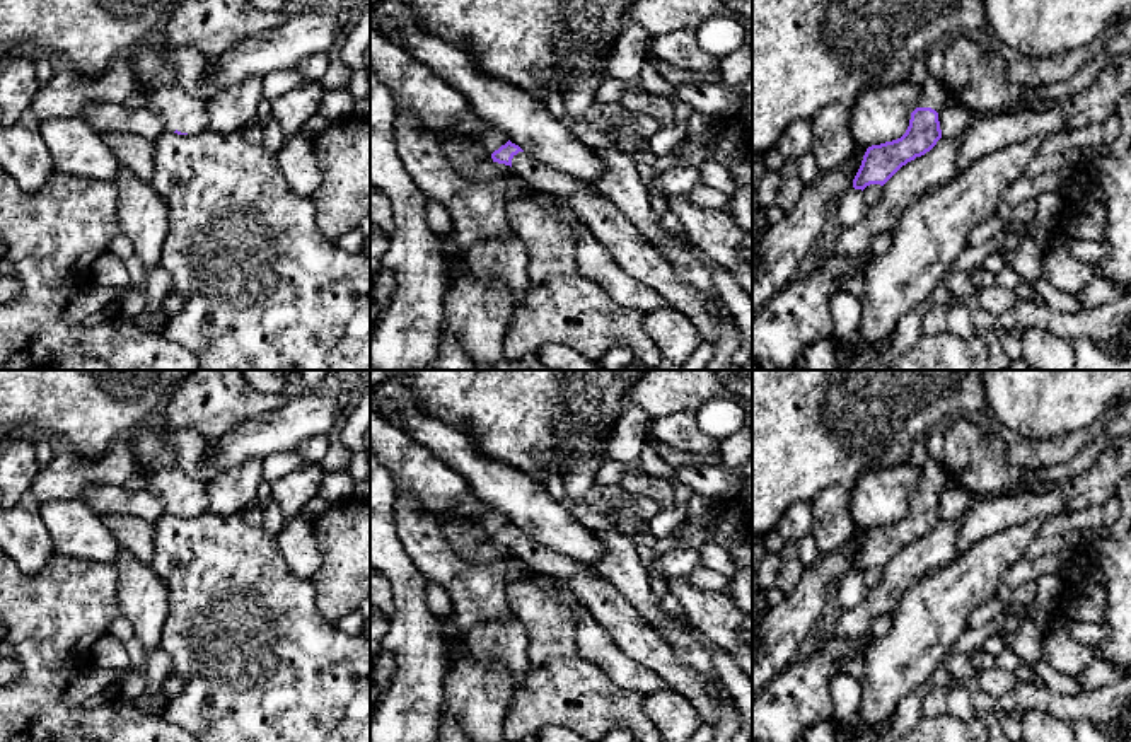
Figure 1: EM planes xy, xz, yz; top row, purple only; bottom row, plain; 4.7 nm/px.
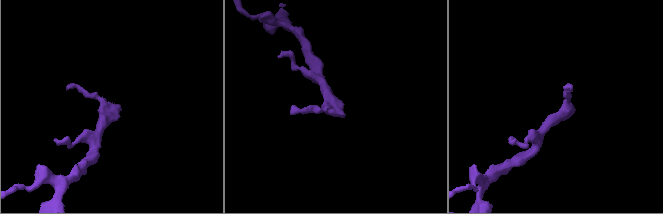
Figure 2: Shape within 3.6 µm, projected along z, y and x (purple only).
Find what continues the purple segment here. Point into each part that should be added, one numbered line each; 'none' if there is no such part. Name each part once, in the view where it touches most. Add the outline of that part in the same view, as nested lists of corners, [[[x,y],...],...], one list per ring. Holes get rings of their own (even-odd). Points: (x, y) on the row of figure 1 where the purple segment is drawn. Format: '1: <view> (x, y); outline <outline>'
1: xz (632, 251); outline [[[525,152],[513,155],[512,169],[532,191],[566,196],[571,210],[592,229],[618,266],[682,312],[698,328],[703,341],[713,343],[720,336],[720,328],[703,293],[676,275],[670,263],[658,254],[614,203],[594,193],[587,183],[560,174]]]

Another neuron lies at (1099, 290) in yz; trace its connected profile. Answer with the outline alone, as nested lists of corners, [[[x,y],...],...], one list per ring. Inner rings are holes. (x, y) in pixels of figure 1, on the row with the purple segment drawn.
[[[1093,275],[1090,283],[1082,292],[1075,293],[1075,299],[1080,302],[1082,310],[1088,310],[1121,299],[1126,293],[1124,288],[1111,283],[1107,278]]]

